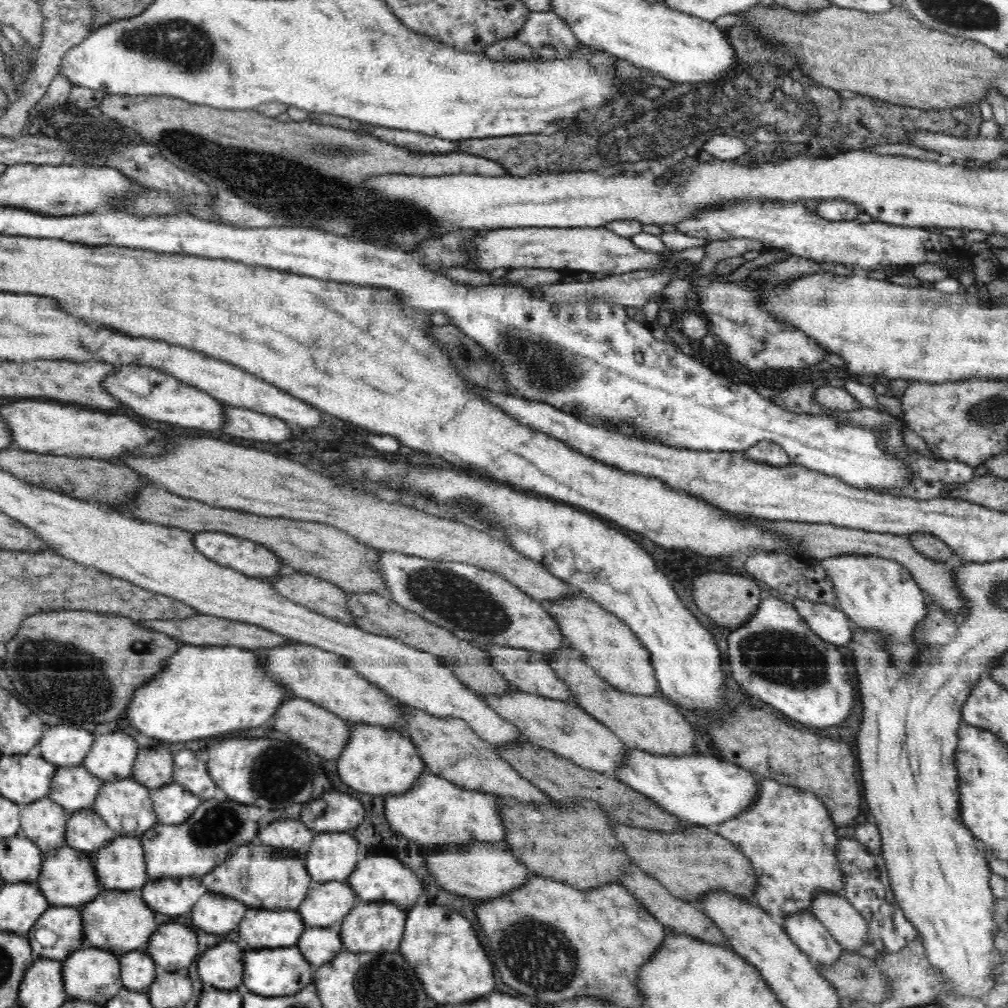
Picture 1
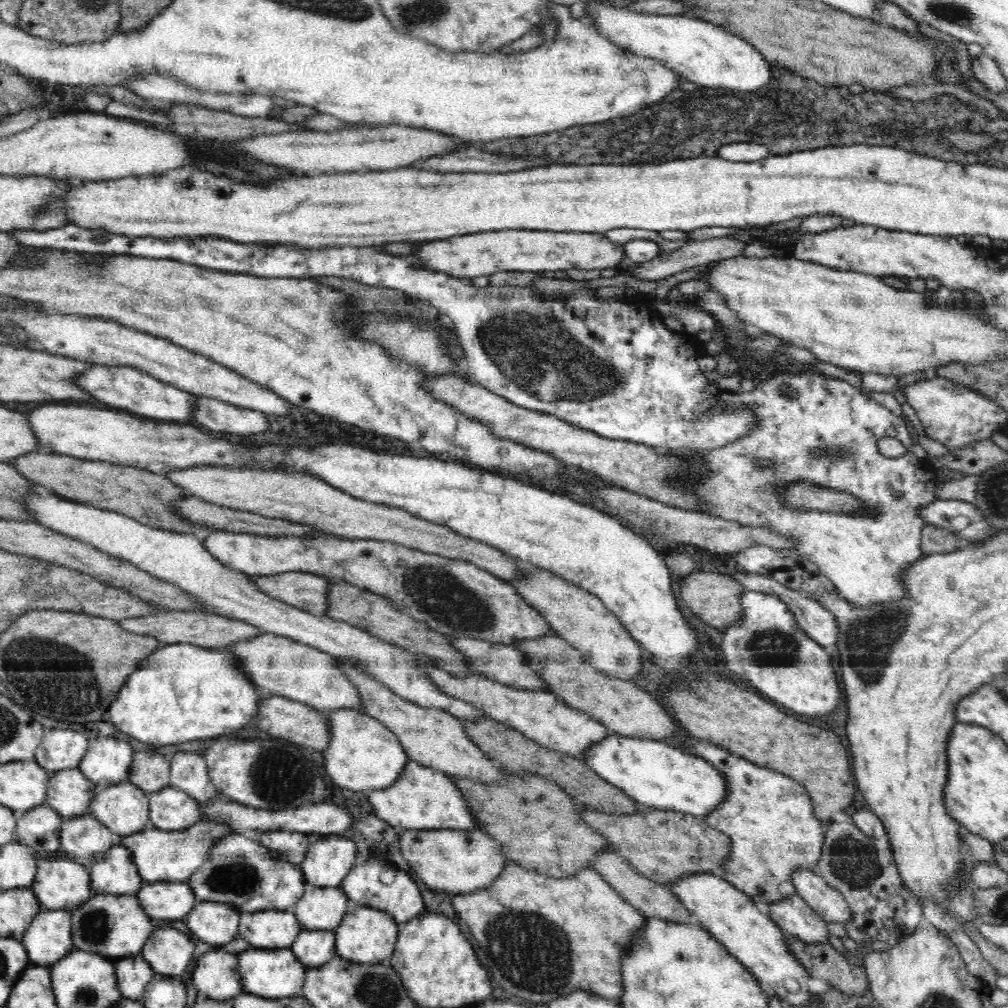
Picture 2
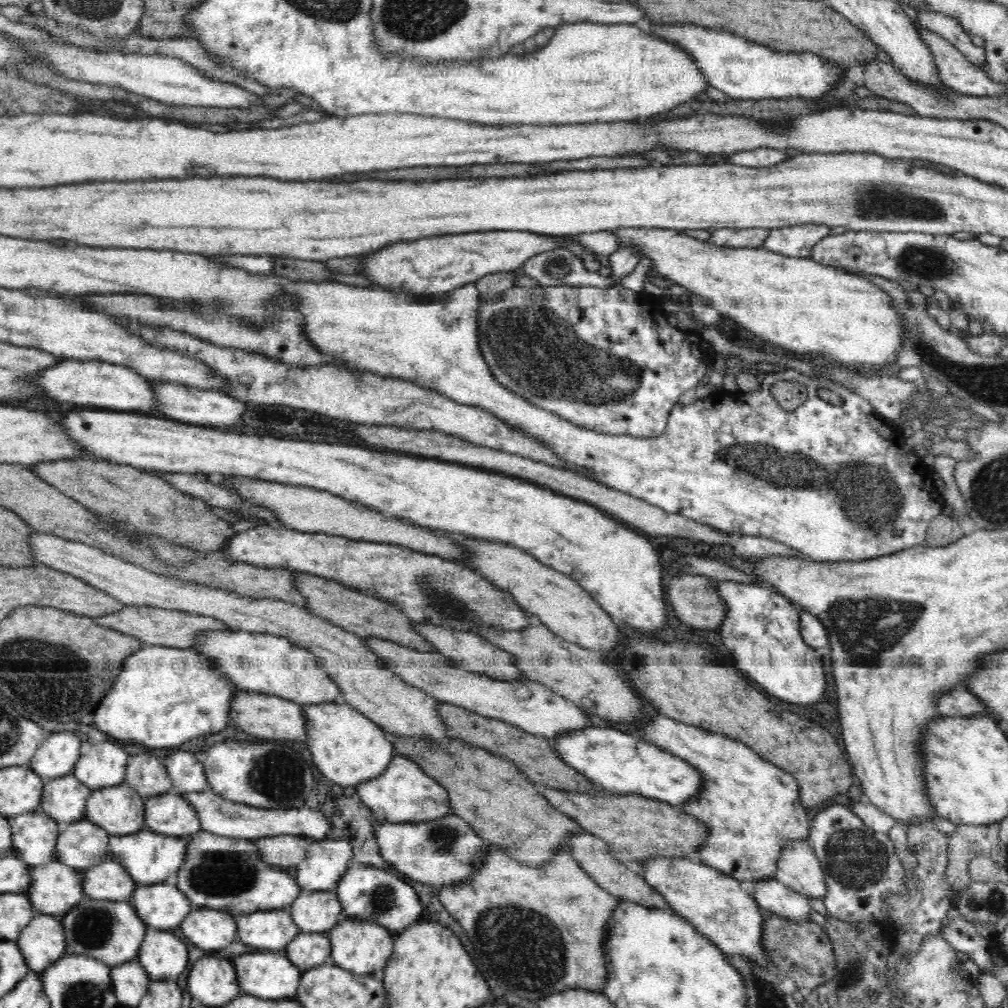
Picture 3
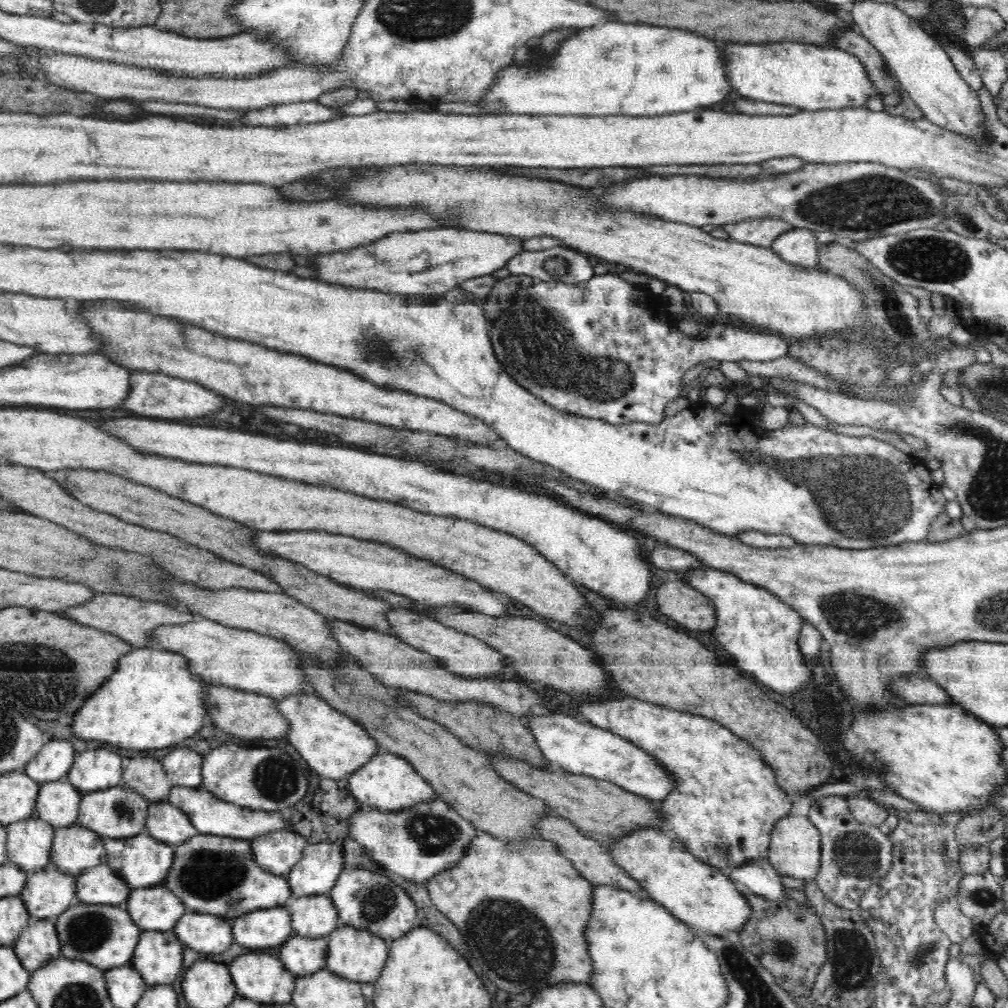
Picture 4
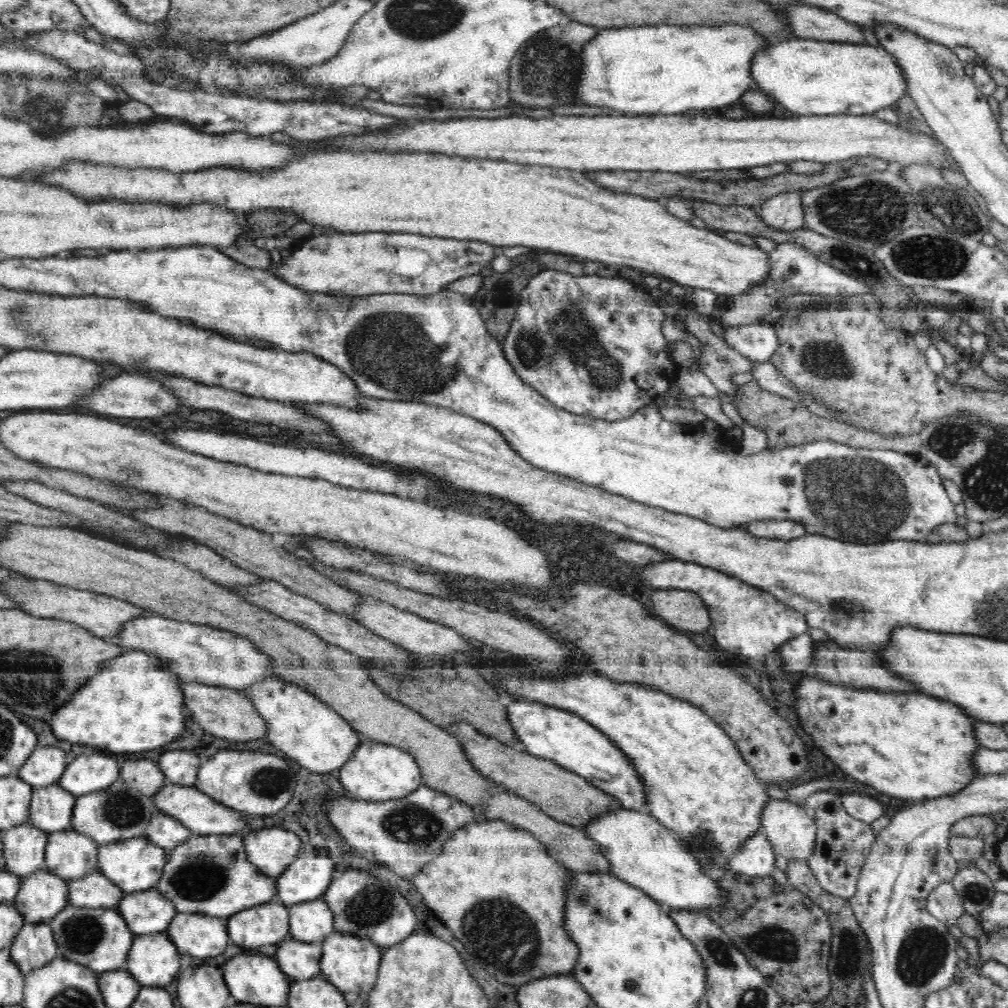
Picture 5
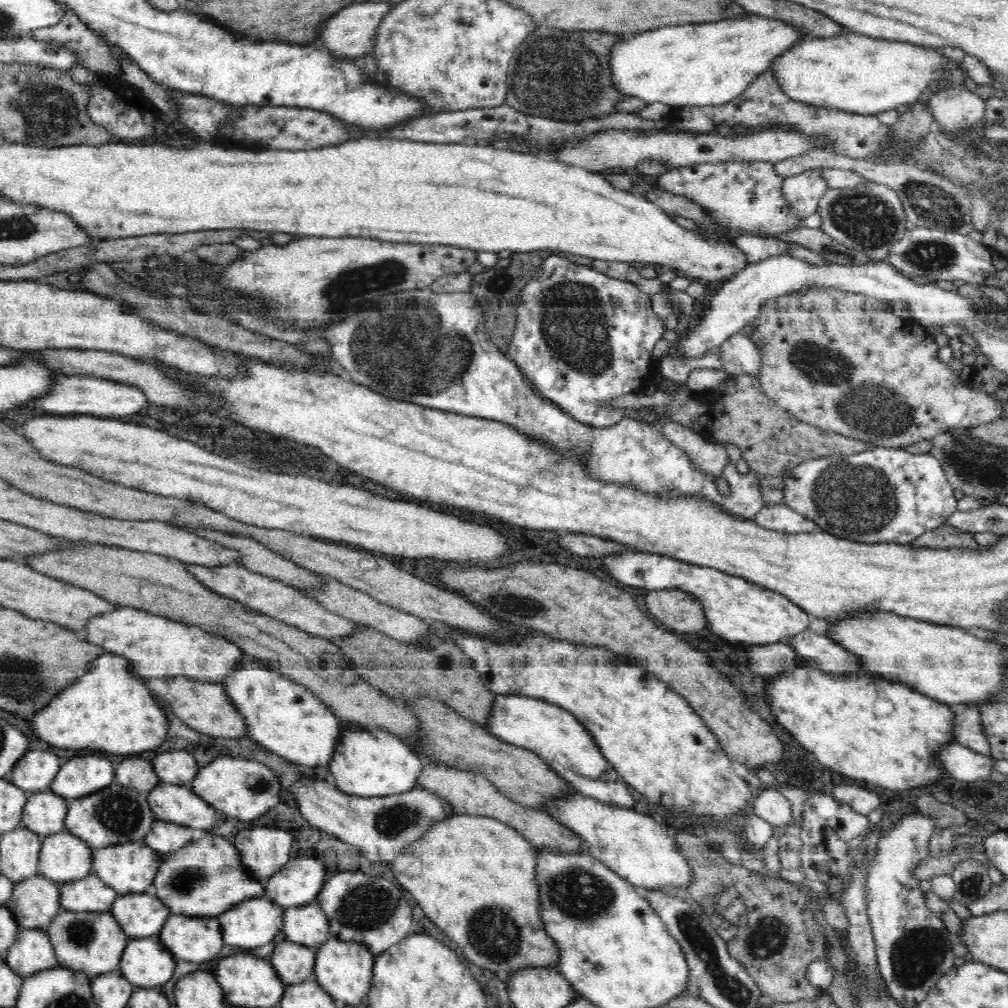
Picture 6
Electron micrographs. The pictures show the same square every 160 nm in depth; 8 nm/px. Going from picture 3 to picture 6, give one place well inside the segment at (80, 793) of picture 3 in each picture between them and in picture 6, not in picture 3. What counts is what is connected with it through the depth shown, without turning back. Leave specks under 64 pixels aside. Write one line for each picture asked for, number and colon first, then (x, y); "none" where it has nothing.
4: (57, 803)
5: (51, 809)
6: (44, 813)

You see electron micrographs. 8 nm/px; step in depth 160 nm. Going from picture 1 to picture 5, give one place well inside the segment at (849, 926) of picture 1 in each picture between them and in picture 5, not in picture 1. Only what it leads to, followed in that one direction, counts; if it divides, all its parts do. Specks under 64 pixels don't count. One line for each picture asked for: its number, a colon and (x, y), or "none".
2: (827, 902)
3: (798, 867)
4: (795, 847)
5: (792, 834)

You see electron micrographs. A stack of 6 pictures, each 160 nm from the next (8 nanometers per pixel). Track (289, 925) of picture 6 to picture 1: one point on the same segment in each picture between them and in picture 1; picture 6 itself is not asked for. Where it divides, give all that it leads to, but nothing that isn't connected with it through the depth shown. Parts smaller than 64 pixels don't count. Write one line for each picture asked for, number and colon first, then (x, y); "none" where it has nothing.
1: (326, 904)
2: (321, 908)
3: (313, 911)
4: (315, 915)
5: (313, 921)

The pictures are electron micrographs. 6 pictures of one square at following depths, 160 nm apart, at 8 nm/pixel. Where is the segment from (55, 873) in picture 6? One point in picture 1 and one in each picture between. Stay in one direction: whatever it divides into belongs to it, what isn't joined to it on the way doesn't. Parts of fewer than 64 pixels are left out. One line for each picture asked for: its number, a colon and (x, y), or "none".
1: (86, 831)
2: (83, 839)
3: (82, 844)
4: (75, 849)
5: (68, 854)

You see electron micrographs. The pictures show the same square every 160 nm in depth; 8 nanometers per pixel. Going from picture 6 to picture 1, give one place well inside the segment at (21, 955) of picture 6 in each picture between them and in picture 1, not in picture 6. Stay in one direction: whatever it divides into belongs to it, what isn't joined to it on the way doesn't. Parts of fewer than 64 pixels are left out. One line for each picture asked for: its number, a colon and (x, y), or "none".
1: (66, 923)
2: (47, 940)
3: (42, 942)
4: (38, 944)
5: (34, 946)

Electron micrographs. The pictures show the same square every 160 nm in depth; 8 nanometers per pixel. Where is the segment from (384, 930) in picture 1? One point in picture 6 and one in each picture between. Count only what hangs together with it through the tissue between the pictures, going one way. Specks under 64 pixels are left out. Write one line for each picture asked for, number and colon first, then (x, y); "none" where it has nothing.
2: (366, 935)
3: (359, 946)
4: (357, 955)
5: (351, 963)
6: (344, 969)

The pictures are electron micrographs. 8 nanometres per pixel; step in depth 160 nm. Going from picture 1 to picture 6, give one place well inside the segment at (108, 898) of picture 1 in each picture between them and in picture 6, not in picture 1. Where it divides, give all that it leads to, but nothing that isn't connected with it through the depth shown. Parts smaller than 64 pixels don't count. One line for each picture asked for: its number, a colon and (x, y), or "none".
2: (117, 926)
3: (111, 933)
4: (104, 936)
5: (99, 939)
6: (90, 942)

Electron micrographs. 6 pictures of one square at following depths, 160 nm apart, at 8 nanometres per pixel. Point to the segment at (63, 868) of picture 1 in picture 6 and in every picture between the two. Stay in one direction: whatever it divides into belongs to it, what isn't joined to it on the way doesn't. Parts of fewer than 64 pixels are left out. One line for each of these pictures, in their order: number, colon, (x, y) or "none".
2: (61, 884)
3: (56, 888)
4: (48, 893)
5: (42, 895)
6: (35, 902)

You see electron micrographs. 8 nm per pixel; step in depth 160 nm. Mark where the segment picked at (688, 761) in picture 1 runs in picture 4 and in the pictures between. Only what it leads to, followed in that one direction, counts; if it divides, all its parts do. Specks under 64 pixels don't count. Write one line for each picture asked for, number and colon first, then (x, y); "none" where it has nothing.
2: (656, 775)
3: (617, 762)
4: (584, 749)

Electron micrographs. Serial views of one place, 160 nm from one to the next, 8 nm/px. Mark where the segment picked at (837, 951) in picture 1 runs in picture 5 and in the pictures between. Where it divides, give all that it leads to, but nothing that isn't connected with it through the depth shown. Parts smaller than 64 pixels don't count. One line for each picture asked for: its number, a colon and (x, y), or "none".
2: (794, 917)
3: (772, 896)
4: (758, 876)
5: (755, 857)

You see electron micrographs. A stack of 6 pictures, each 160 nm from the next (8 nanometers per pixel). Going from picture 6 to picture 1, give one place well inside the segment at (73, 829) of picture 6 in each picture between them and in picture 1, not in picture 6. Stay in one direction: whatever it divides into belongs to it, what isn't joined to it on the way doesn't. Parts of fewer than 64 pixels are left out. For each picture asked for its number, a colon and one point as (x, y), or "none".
1: (126, 806)
2: (124, 808)
3: (120, 810)
4: (118, 812)
5: (119, 812)

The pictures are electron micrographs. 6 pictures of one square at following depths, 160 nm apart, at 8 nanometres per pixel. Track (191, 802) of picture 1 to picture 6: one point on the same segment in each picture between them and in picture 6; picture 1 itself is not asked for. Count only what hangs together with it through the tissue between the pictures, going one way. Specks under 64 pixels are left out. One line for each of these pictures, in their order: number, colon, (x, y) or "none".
2: (171, 809)
3: (170, 814)
4: (165, 822)
5: (163, 830)
6: (164, 837)

